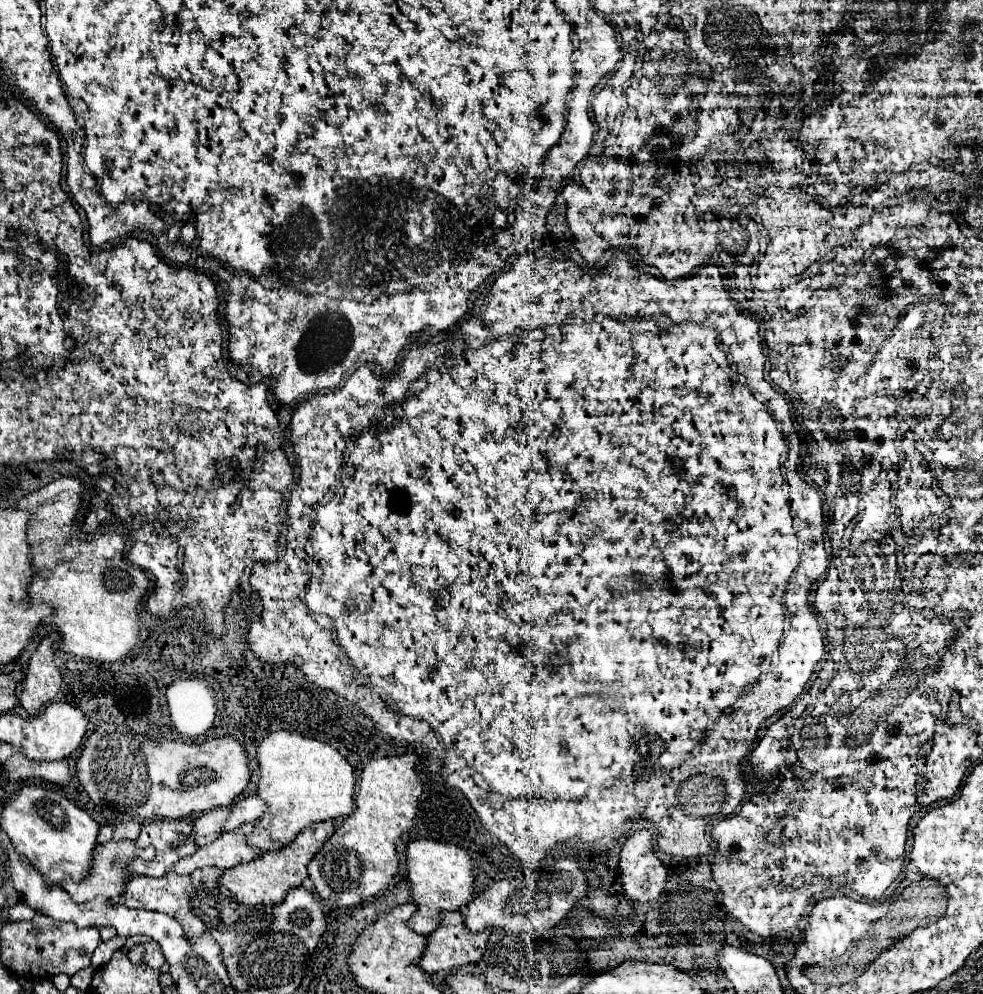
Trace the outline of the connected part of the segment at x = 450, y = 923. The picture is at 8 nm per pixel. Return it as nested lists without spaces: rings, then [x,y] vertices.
[[[441,912],[439,916],[439,928],[435,932],[431,932],[427,936],[427,946],[425,952],[419,958],[419,966],[429,972],[435,974],[435,968],[455,968],[455,966],[465,966],[465,964],[473,964],[479,962],[481,956],[485,954],[485,944],[489,940],[493,930],[483,930],[483,932],[469,932],[463,924],[463,916],[461,912]]]

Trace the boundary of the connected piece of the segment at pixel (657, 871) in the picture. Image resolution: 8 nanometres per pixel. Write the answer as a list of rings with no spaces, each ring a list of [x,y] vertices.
[[[647,830],[633,834],[619,856],[623,894],[635,902],[657,900],[665,888],[667,870],[653,852],[653,836]]]

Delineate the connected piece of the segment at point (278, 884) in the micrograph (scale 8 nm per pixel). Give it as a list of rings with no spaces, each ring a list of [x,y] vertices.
[[[333,822],[313,824],[313,826],[305,828],[305,830],[301,830],[295,836],[295,840],[291,844],[287,844],[283,850],[263,852],[261,856],[253,858],[251,862],[233,866],[229,870],[223,870],[223,876],[219,878],[219,884],[225,886],[233,894],[233,898],[239,904],[245,904],[245,906],[281,904],[285,900],[289,888],[299,886],[307,878],[307,864],[319,852],[319,848],[329,840],[329,836],[333,834],[333,830],[335,830]]]

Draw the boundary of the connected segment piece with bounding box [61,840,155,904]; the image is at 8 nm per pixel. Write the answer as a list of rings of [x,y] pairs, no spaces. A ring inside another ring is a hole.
[[[109,840],[107,844],[97,844],[97,848],[93,850],[93,868],[89,870],[87,876],[83,876],[81,882],[75,882],[71,878],[65,878],[61,882],[61,888],[71,896],[73,902],[81,904],[87,900],[93,900],[95,896],[107,896],[107,898],[117,898],[121,896],[121,884],[127,880],[125,876],[125,868],[135,860],[135,858],[145,858],[145,860],[153,860],[155,858],[155,850],[151,846],[147,848],[137,848],[131,840]]]

